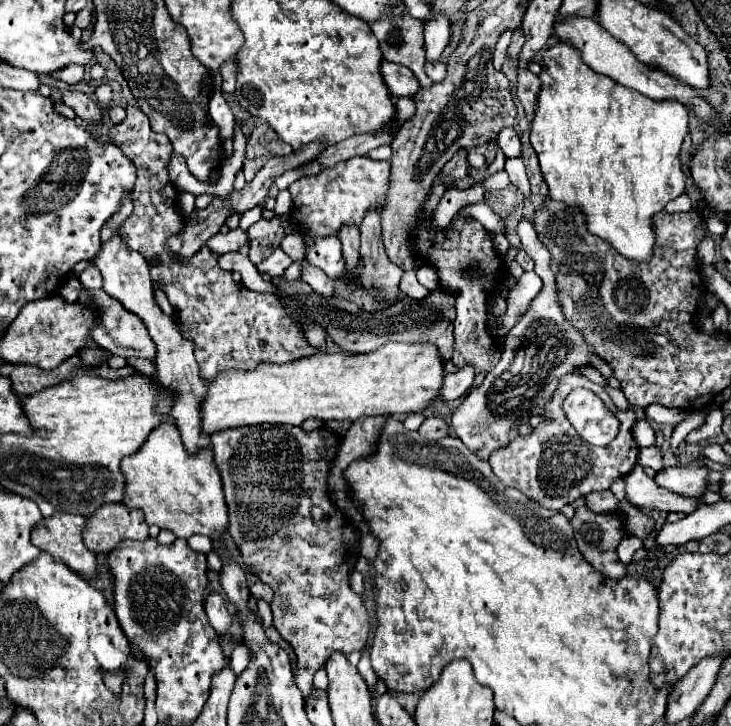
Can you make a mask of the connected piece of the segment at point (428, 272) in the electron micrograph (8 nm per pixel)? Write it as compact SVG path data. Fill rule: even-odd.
M423 265L423 267L419 267L419 269L417 269L417 281L419 281L421 285L425 285L429 291L441 287L441 285L437 283L437 271L433 269L433 265Z

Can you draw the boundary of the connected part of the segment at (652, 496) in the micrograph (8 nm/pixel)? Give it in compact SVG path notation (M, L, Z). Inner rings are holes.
M637 463L629 477L625 477L625 499L637 509L651 509L651 511L683 511L691 513L699 499L681 497L677 493L665 491L655 485L651 477L645 475L643 467Z

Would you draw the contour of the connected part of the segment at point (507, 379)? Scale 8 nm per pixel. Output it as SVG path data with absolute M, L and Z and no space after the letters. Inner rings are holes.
M521 219L517 225L517 233L521 239L521 249L535 261L535 273L543 279L543 289L507 333L501 361L487 373L483 383L465 397L465 401L455 409L451 417L455 435L465 443L465 447L469 447L485 461L489 459L491 451L507 445L519 435L519 425L523 421L529 423L529 415L533 409L543 409L563 375L579 373L577 367L589 365L589 357L593 355L581 333L571 327L561 313L557 291L553 289L555 277L549 271L551 253L537 239L531 219Z

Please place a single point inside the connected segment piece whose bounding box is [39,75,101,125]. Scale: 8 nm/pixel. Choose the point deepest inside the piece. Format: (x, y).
(87, 109)

